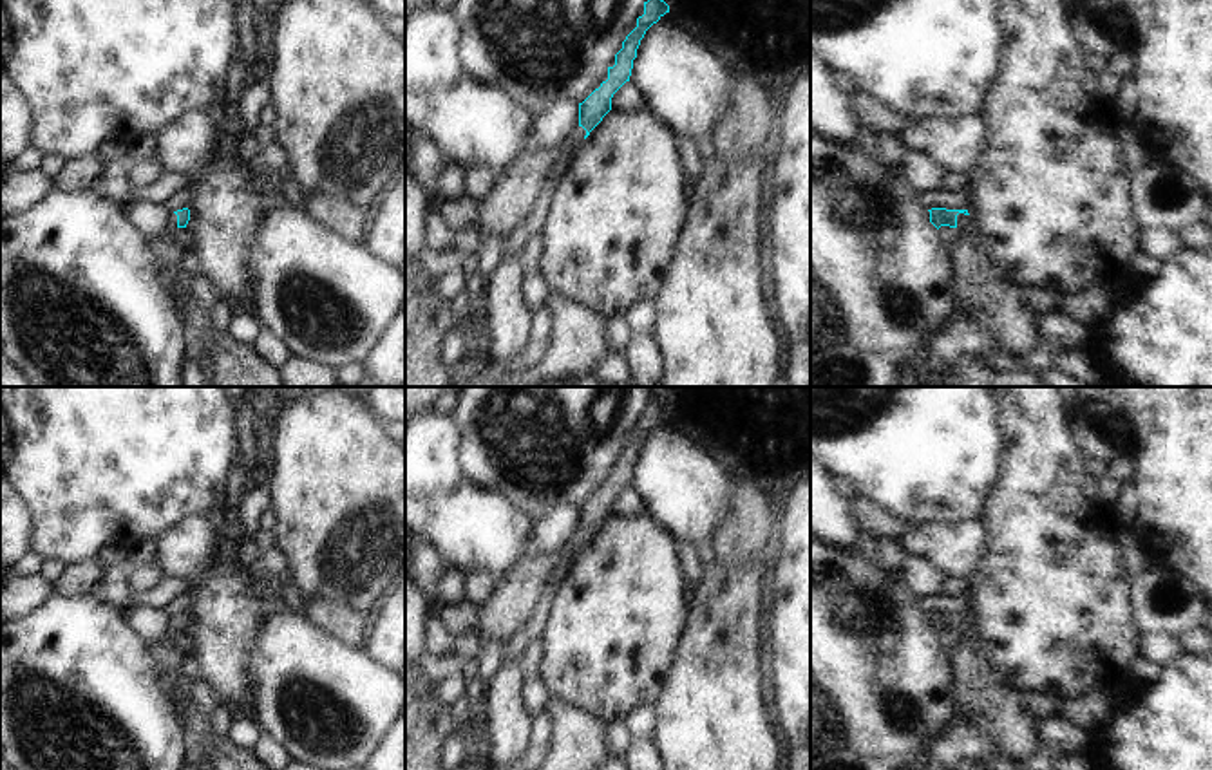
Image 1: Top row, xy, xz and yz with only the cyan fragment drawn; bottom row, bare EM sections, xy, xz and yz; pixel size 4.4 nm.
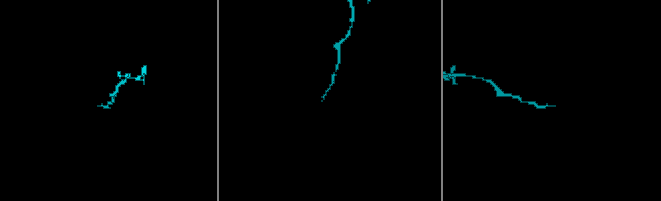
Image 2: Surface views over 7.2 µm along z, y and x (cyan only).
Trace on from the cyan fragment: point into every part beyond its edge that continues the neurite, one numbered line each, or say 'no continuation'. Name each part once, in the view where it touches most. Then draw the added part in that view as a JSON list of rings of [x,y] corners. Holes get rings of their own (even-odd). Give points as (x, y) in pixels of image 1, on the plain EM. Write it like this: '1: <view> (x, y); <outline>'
1: yz (979, 691); [[[957,620],[962,643],[950,654],[955,705],[964,716],[977,716],[1004,756],[1031,757],[1038,745],[1038,721],[1024,710],[1026,694],[1002,681],[970,638],[970,620]]]

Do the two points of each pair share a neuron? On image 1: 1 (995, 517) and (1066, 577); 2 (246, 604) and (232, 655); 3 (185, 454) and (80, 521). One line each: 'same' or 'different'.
1: same
2: same
3: same

